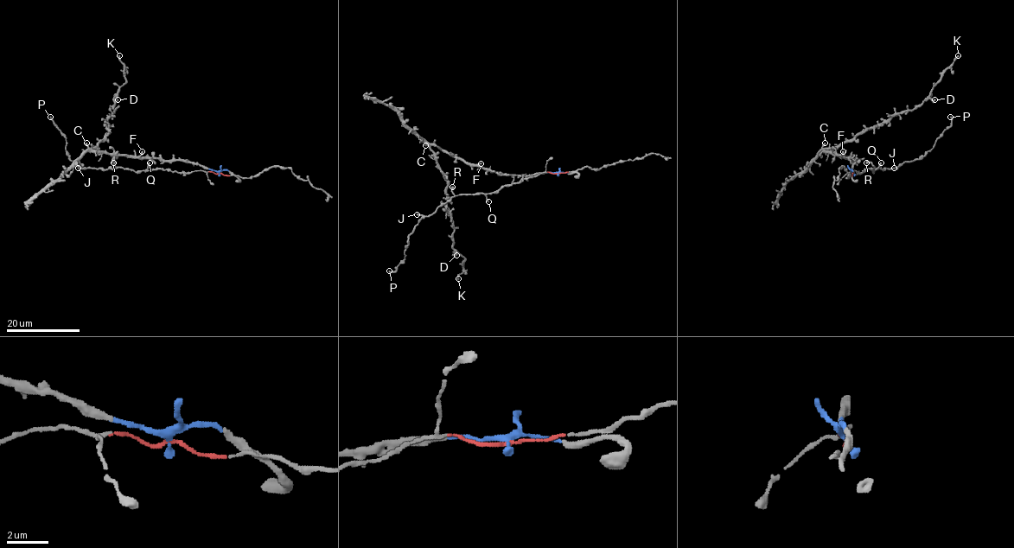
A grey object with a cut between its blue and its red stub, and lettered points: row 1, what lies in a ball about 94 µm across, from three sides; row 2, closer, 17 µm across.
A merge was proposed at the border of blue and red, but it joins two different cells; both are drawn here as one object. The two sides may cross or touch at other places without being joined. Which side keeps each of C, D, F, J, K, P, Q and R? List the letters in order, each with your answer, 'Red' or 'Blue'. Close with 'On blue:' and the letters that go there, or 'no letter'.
C: Blue
D: Blue
F: Blue
J: Red
K: Blue
P: Red
Q: Red
R: Red
On blue: C, D, F, K

